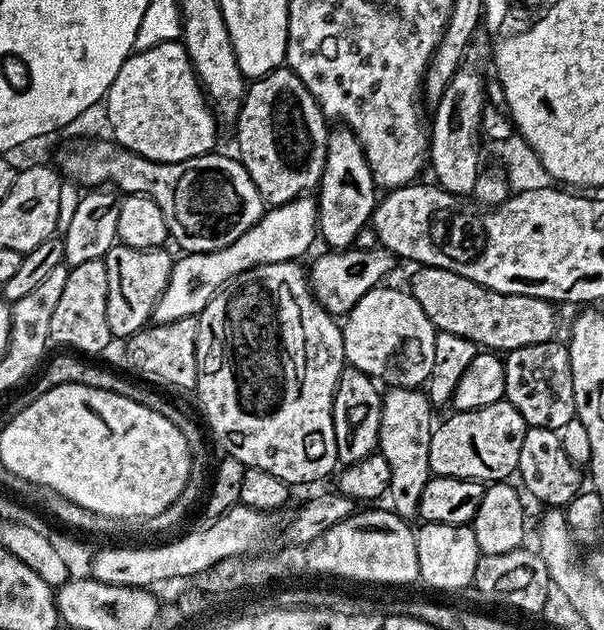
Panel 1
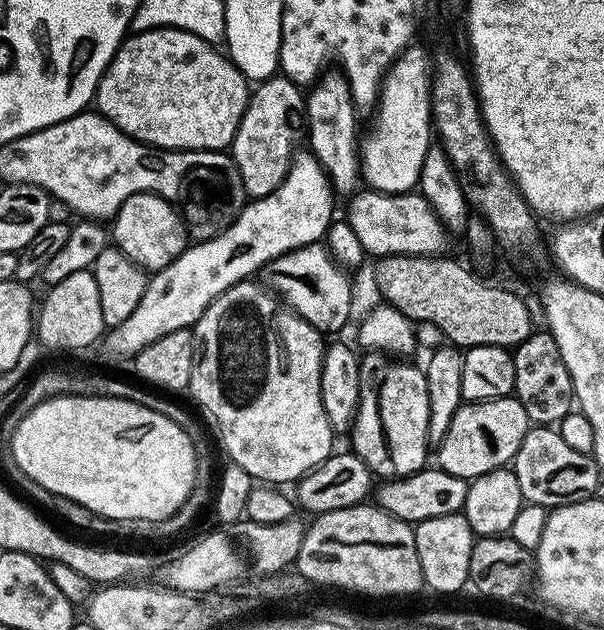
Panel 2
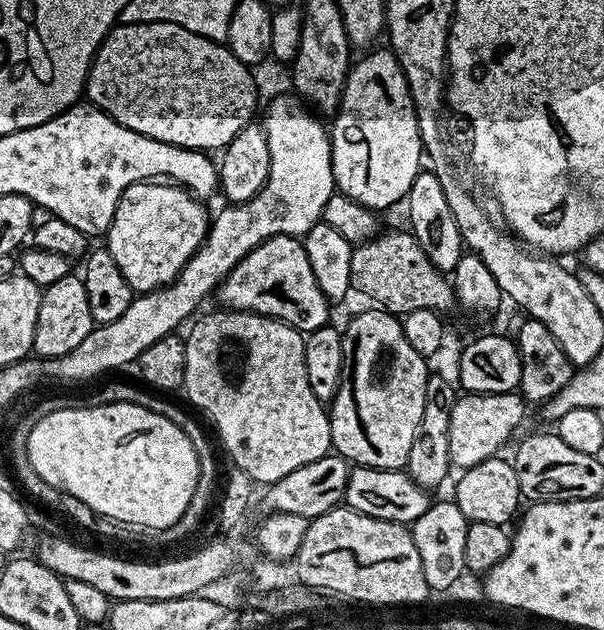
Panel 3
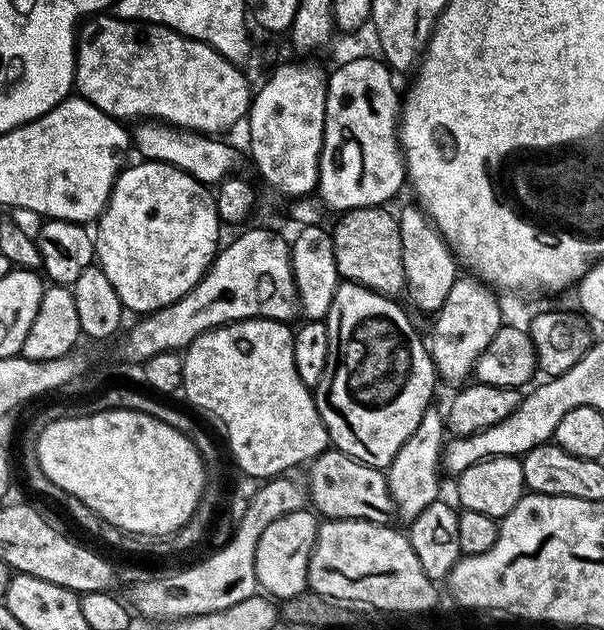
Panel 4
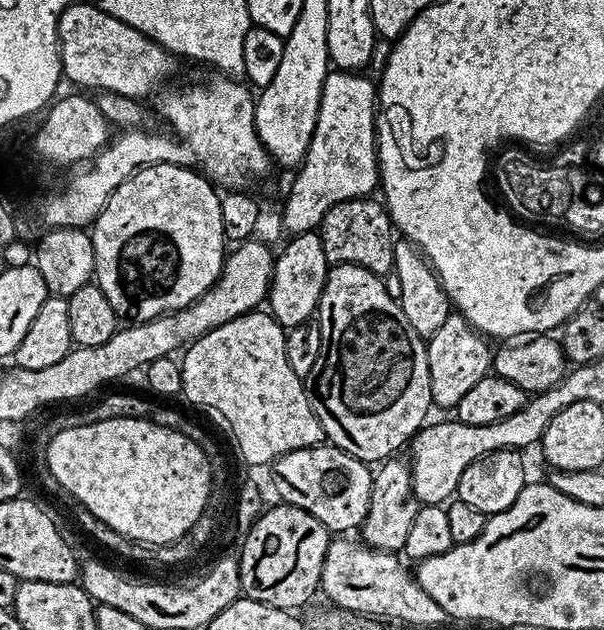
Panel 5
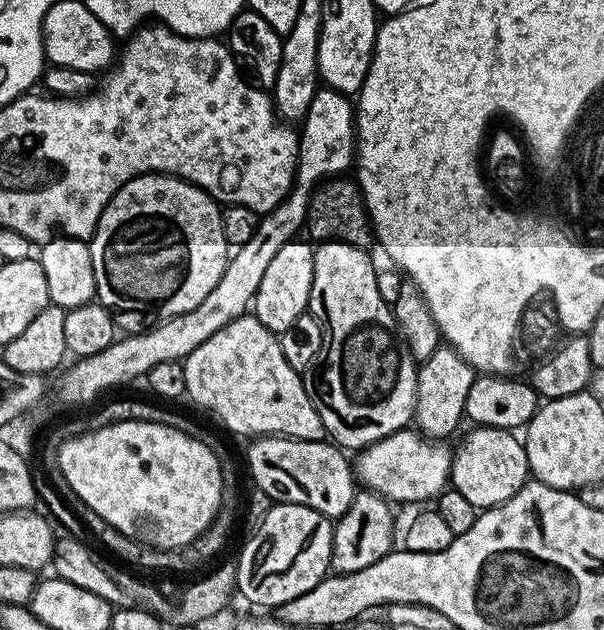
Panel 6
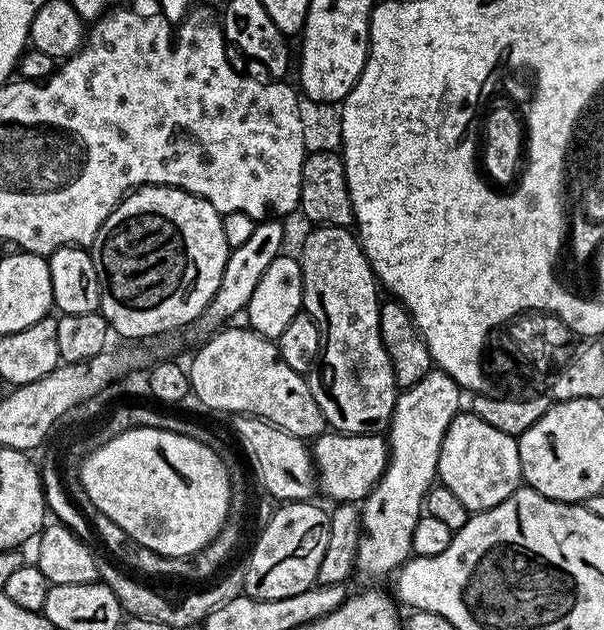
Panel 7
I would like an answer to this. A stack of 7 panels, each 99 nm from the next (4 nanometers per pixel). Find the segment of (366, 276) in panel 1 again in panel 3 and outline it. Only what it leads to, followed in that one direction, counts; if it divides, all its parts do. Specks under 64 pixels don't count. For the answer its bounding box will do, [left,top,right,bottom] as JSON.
[214,236,330,334]

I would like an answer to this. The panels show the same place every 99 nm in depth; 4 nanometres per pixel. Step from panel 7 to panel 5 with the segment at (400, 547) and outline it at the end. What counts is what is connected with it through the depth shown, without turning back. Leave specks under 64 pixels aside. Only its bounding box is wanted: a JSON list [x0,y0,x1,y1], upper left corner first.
[426,314,494,410]

